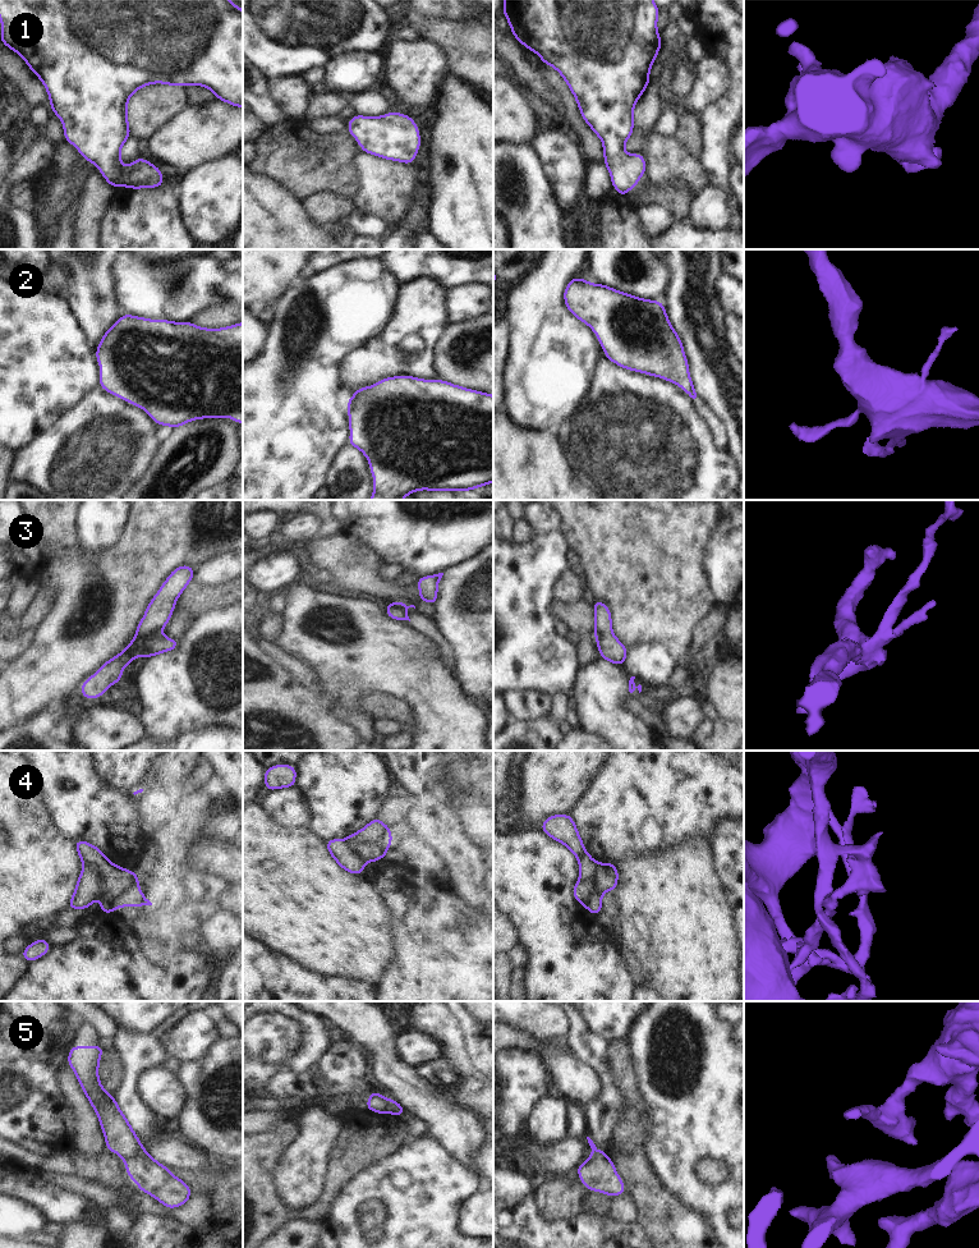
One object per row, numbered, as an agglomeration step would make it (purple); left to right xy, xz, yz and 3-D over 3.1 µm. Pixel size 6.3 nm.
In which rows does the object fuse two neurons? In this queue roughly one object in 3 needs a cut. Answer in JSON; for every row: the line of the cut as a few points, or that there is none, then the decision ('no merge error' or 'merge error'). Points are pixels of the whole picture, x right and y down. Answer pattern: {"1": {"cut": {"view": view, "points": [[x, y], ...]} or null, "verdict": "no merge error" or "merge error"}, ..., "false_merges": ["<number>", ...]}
{"1": {"cut": null, "verdict": "no merge error"}, "2": {"cut": null, "verdict": "no merge error"}, "3": {"cut": null, "verdict": "no merge error"}, "4": {"cut": {"view": "xz", "points": [[390, 840], [362, 842], [354, 849]]}, "verdict": "merge error"}, "5": {"cut": {"view": "xy", "points": [[143, 1150], [125, 1161]]}, "verdict": "merge error"}, "false_merges": ["4", "5"]}

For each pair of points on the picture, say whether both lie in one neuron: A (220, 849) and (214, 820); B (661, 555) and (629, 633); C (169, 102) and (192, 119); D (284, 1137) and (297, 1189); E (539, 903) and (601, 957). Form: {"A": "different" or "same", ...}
{"A": "different", "B": "same", "C": "different", "D": "different", "E": "same"}

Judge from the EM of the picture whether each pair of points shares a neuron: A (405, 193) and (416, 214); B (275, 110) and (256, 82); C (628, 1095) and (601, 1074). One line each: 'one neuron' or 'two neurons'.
A: two neurons
B: one neuron
C: two neurons

